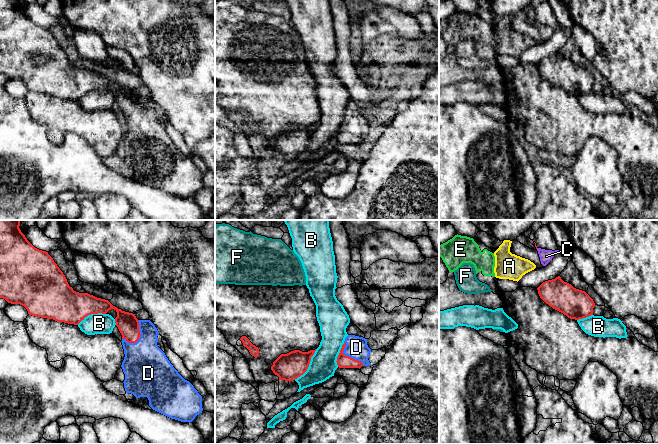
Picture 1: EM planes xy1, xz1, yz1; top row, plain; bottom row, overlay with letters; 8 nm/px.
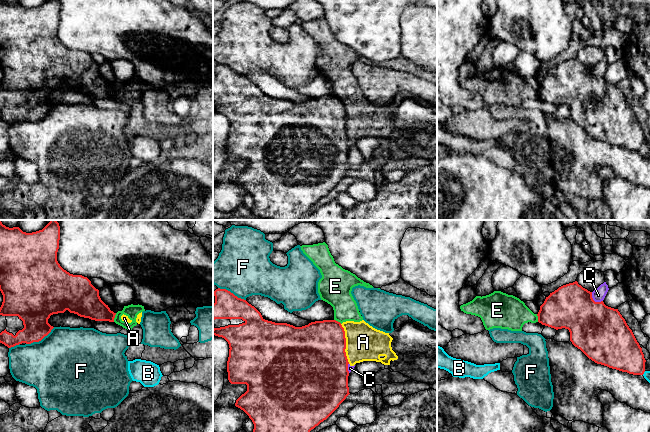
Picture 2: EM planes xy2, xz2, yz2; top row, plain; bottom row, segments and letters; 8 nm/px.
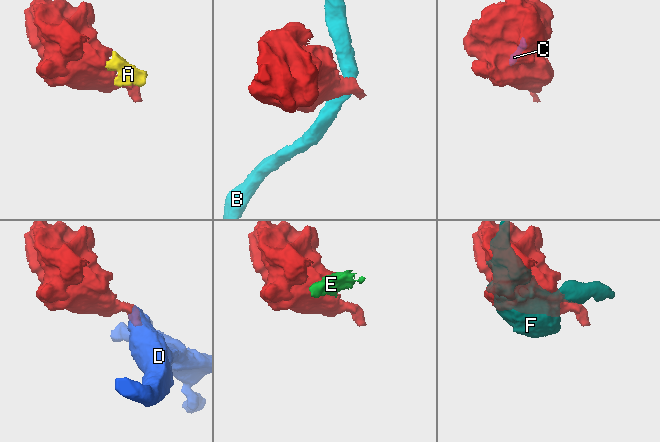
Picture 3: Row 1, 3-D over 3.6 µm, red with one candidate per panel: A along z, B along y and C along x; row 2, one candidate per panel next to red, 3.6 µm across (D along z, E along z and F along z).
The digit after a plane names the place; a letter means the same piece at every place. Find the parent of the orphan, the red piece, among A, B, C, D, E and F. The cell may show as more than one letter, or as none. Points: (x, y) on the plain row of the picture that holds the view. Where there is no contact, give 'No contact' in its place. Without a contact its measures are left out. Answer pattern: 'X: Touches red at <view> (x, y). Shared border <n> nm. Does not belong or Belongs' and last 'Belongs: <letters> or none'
A: Touches red at xz2 (345, 120). Shared border 320 nm. Does not belong
B: Touches red at xz1 (308, 142). Shared border 300 nm. Does not belong
C: Touches red at yz2 (593, 76). Shared border 120 nm. Does not belong
D: Touches red at xy1 (140, 111). Shared border 200 nm. Belongs
E: Touches red at xy2 (114, 93). Shared border 80 nm. Does not belong
F: Touches red at xy2 (40, 116). Shared border 280 nm. Does not belong
Belongs: D

